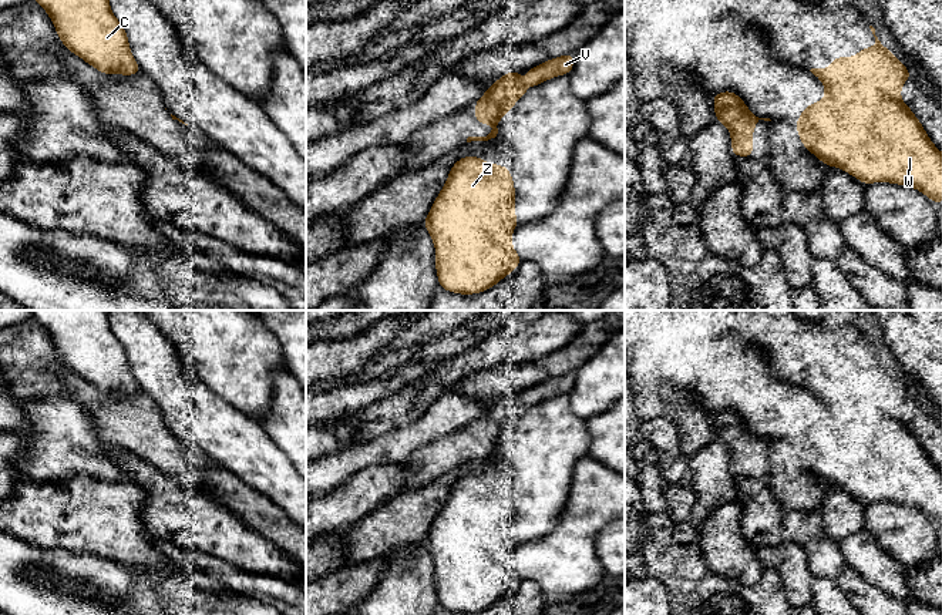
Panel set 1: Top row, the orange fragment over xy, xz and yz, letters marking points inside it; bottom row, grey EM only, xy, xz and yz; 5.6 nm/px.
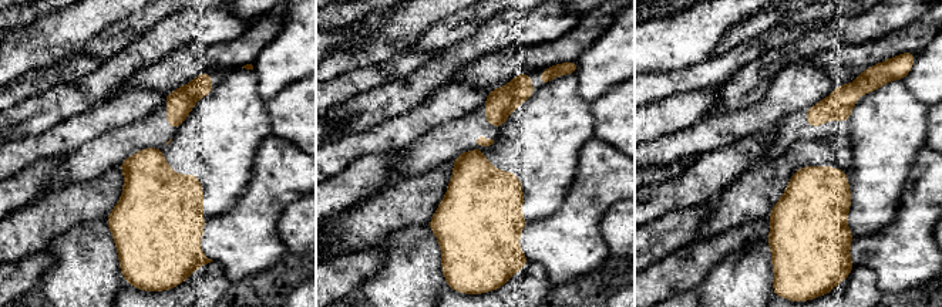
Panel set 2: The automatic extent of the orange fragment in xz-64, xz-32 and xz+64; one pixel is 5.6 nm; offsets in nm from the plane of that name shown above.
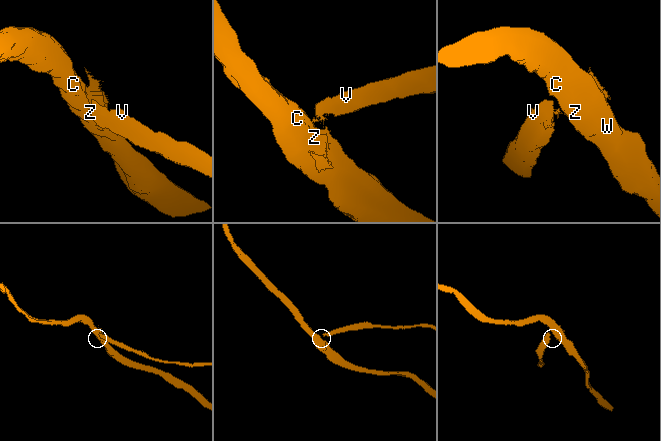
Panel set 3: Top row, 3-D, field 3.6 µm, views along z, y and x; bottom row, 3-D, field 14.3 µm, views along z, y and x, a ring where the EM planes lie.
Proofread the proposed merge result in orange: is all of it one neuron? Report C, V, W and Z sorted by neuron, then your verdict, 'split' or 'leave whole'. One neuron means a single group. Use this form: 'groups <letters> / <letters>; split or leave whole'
groups C W Z / V; split

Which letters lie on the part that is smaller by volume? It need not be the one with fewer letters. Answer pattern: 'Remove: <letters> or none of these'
Remove: V

